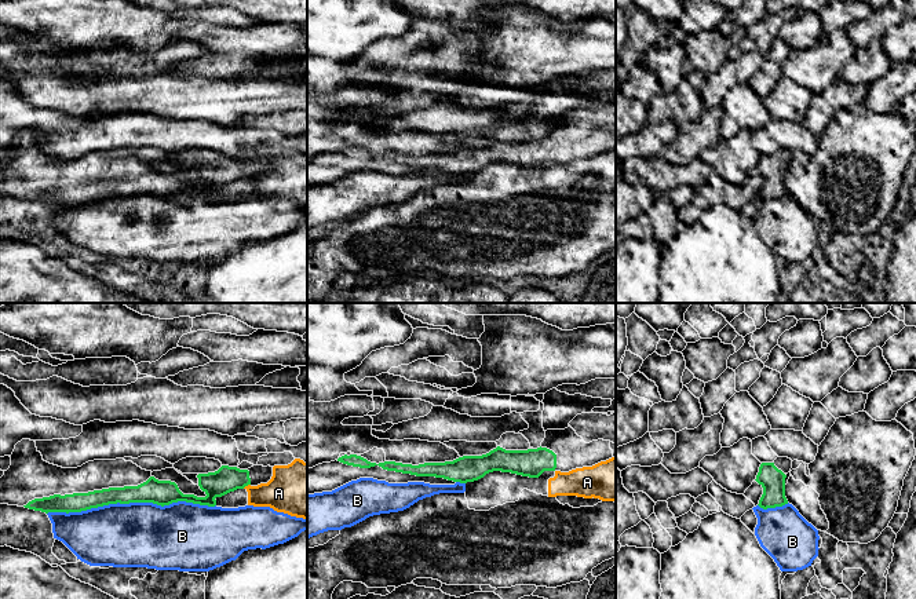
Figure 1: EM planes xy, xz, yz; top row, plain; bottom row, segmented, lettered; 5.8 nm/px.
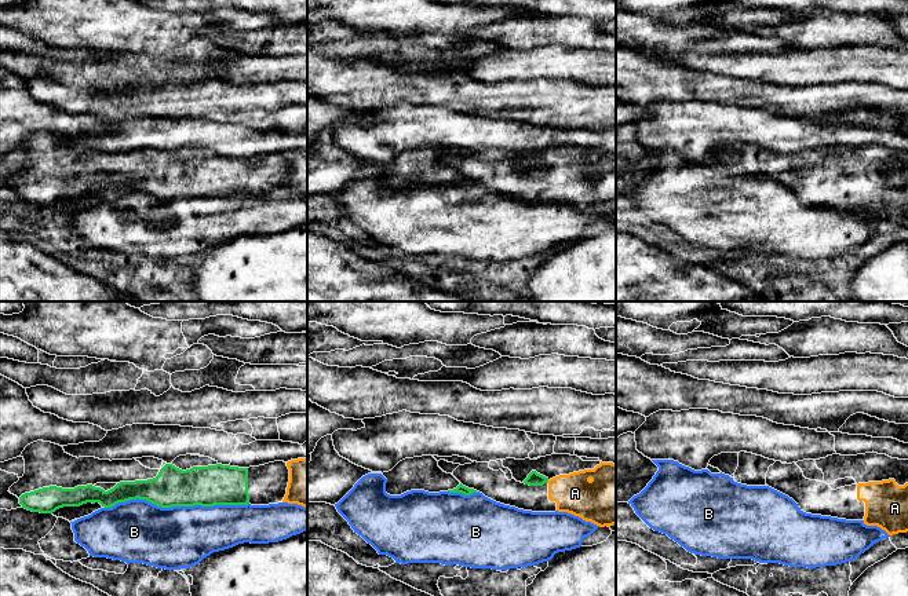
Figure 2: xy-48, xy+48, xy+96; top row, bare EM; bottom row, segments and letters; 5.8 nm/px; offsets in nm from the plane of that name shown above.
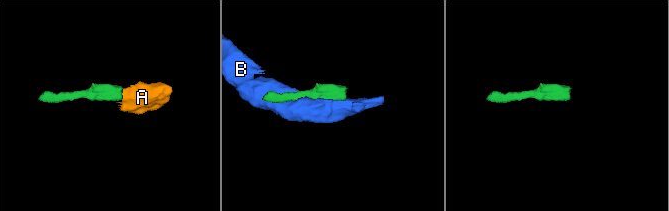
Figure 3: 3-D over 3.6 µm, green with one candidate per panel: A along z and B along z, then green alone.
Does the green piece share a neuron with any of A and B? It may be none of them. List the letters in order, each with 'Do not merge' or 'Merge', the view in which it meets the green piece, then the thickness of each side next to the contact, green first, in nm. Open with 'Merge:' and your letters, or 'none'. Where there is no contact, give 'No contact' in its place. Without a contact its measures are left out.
Merge: none
A: Do not merge. Touches green in xy. Thickness 150 nm (green) against 240 nm
B: Do not merge. Touches green in xy. Thickness 140 nm (green) against 380 nm

